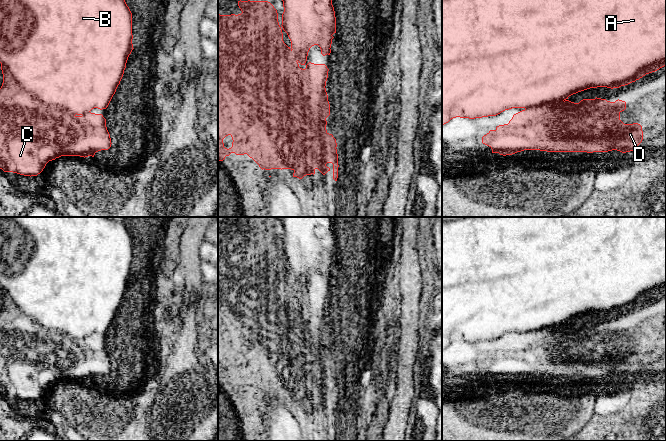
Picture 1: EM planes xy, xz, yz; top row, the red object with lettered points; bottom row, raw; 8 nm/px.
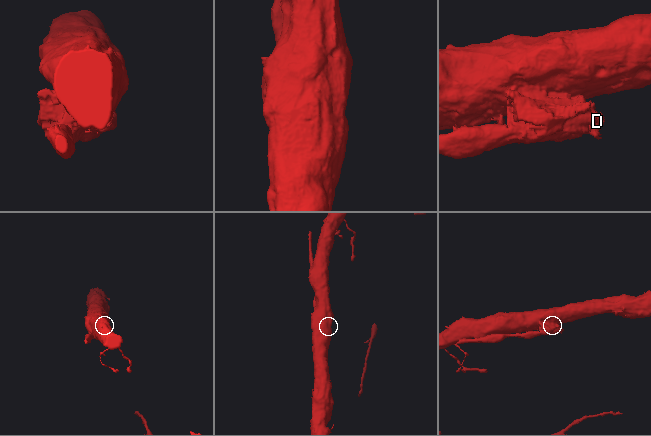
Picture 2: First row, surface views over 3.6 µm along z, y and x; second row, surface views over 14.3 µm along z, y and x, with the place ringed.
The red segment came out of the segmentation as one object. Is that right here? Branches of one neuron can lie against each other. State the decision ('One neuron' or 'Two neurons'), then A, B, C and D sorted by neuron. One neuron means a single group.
Two neurons. Groups: A B / C D

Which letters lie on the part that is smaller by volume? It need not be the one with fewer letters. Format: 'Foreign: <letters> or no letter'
Foreign: C, D

